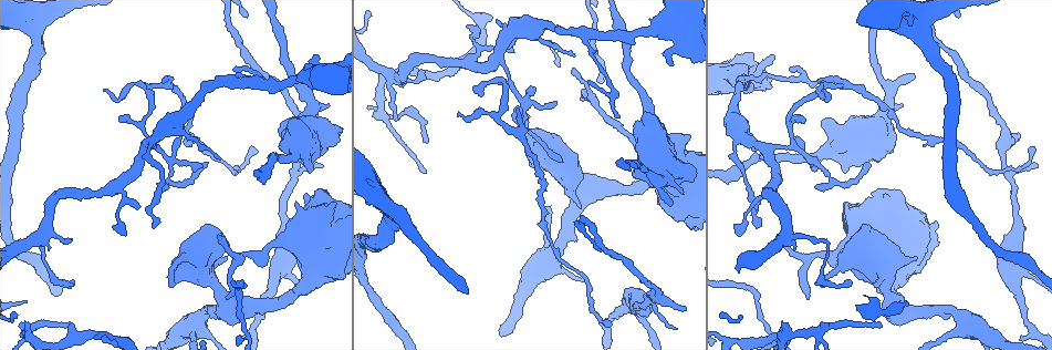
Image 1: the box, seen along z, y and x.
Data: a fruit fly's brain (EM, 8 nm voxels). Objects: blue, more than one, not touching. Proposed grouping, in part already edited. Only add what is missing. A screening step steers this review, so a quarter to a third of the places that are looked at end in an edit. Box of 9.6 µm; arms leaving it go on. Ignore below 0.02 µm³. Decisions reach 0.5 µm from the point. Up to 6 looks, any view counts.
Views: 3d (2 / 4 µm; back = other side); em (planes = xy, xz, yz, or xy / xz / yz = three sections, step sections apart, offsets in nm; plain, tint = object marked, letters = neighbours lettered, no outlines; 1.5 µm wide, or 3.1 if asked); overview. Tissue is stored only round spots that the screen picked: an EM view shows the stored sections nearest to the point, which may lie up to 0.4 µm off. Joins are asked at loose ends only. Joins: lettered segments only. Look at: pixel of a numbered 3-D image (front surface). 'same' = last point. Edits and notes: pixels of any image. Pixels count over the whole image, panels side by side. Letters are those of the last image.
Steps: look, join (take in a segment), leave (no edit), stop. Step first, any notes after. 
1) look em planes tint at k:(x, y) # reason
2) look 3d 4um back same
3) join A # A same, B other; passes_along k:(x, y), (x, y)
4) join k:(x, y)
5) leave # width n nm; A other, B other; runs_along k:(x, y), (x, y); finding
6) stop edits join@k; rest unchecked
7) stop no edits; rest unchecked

look 3d 4um at 1:(227, 259) # free end

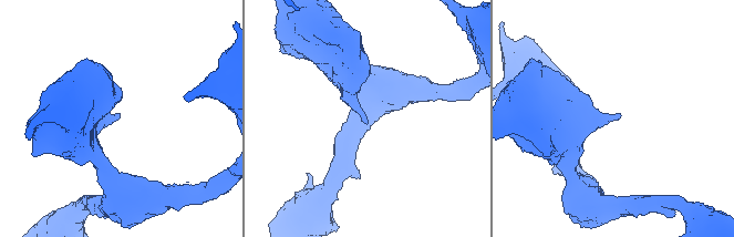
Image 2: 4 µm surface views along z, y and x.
look em planes letters at 2:(617, 114)

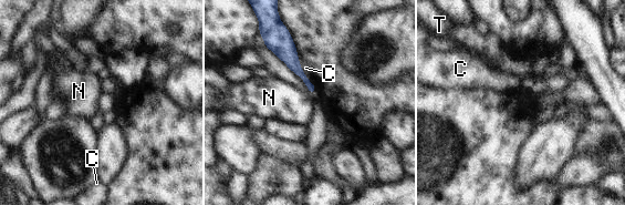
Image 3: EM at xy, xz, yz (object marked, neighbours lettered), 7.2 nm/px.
leave # C other, N other, T other; none of them fits

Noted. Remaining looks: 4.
look 3d 2um at 1:(844, 171) # stops while still wide

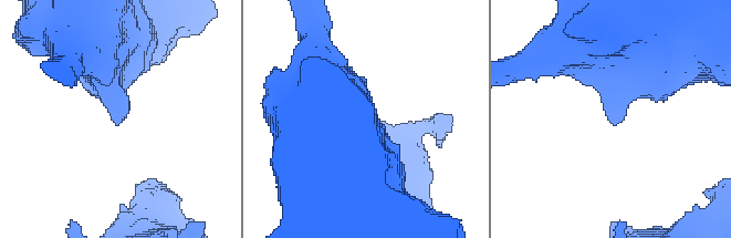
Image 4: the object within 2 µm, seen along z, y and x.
look em xy step 8 tint at 4:(620, 120) # need the tissue

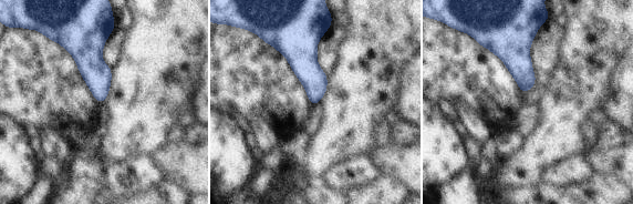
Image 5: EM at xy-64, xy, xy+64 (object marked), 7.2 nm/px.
look em planes letters same # another direction

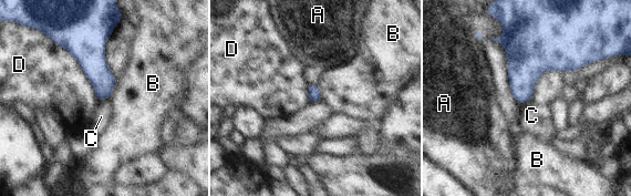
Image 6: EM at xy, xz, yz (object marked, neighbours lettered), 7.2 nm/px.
leave # longest_contact D 550 nm; A other, B other, C other, D other; border 6:(107, 99), (99, 102); no lettered segment goes on from it

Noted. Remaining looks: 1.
stop no edits; rest unchecked

